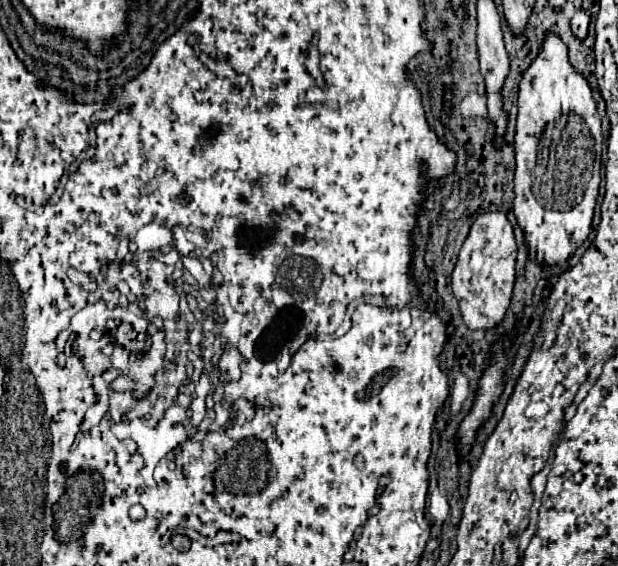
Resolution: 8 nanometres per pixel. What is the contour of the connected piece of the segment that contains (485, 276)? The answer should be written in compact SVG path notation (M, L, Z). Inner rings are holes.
M505 212L481 214L473 222L461 246L461 252L457 256L457 264L451 276L451 288L455 298L459 300L459 310L469 330L493 328L503 320L507 302L511 298L511 288L513 288L513 282L505 284L505 278L513 278L511 272L507 270L515 272L515 258L517 258L516 239Z

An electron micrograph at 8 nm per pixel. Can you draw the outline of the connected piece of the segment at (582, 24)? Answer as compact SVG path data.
M581 8L581 10L577 10L575 16L571 18L571 32L573 32L579 40L583 40L583 38L587 36L587 26L589 26L589 14Z

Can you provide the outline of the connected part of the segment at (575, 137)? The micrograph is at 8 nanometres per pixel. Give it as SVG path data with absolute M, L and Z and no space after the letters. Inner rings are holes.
M547 34L541 52L523 74L517 98L519 114L515 128L515 200L513 212L523 228L531 260L557 266L563 264L589 236L591 220L601 182L601 118L587 80L573 70L567 58L567 46L557 34Z

